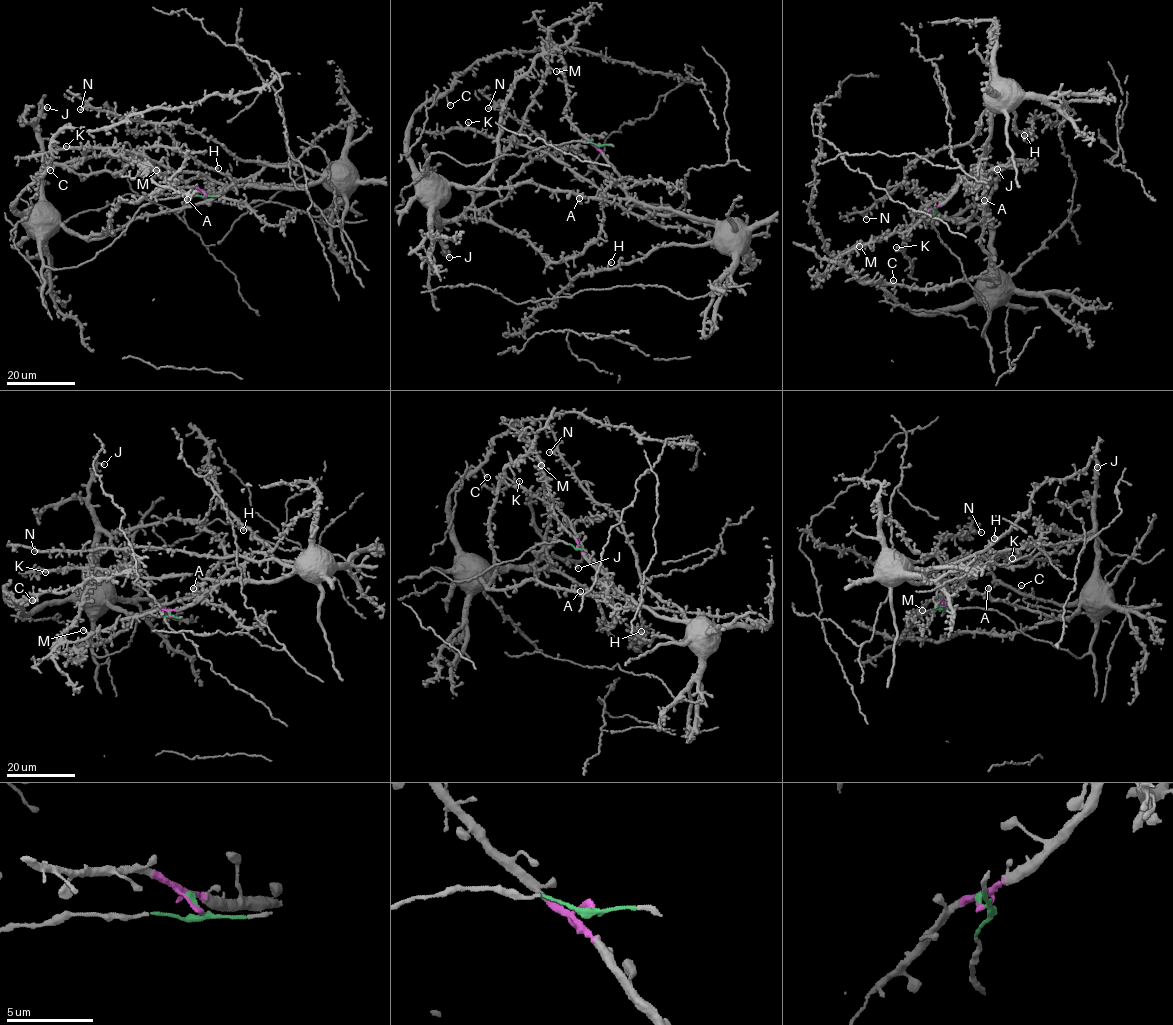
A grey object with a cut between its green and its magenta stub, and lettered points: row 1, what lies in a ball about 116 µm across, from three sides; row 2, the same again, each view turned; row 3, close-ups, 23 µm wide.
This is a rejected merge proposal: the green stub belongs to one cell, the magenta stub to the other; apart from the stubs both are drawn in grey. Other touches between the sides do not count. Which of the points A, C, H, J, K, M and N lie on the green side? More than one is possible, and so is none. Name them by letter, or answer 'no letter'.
A, C, J

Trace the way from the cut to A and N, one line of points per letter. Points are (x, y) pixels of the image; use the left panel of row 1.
A: (205, 193), (143, 204), (94, 258), (44, 265), (41, 242), (57, 225), (104, 237), (187, 199)
N: (205, 193), (238, 185), (302, 187), (322, 176), (234, 156), (177, 123), (80, 110)

